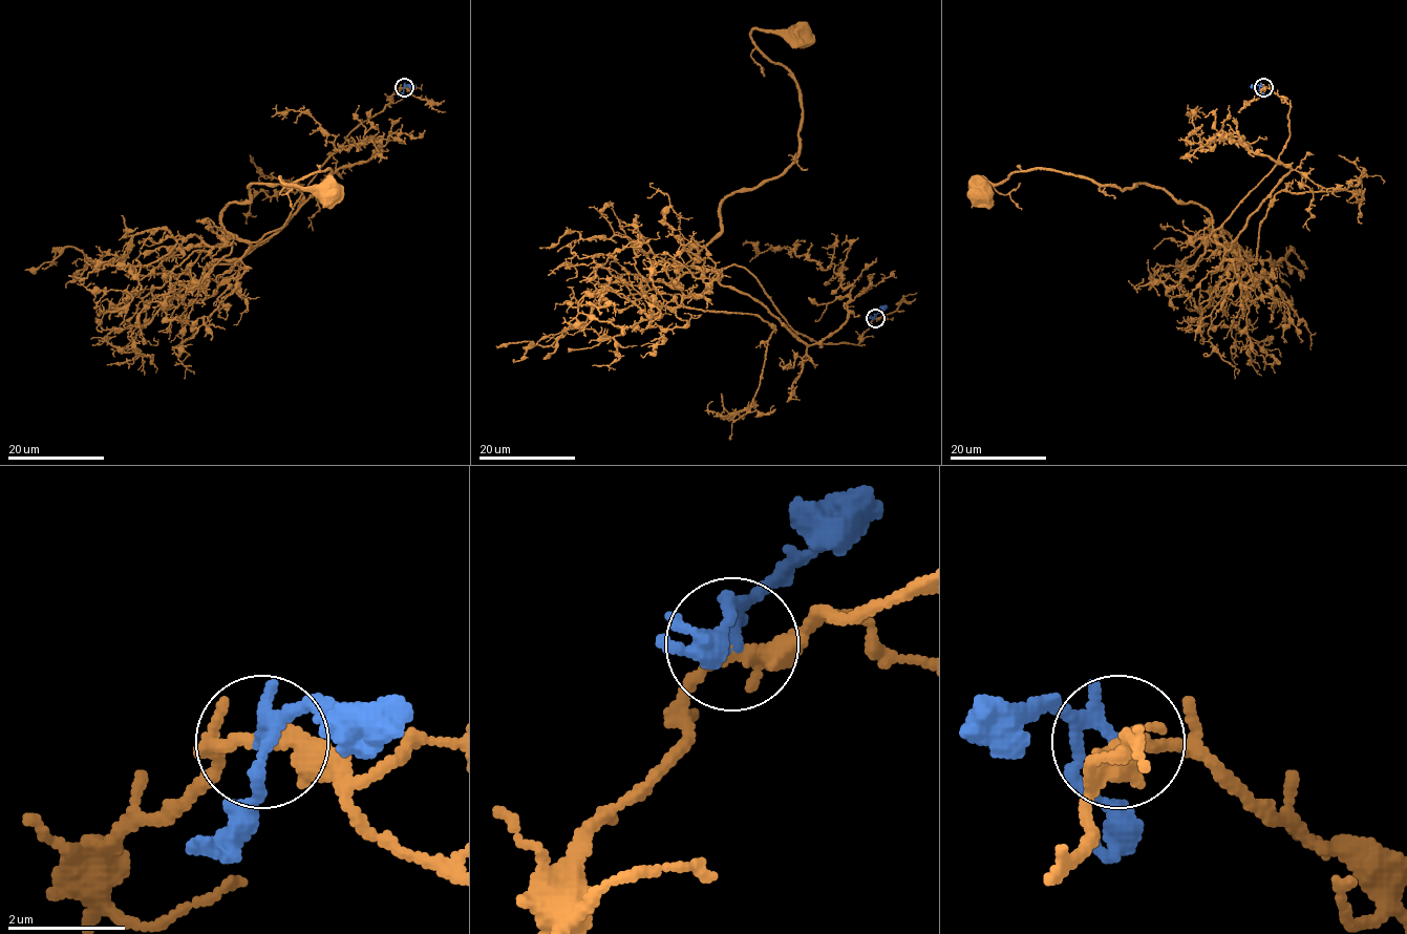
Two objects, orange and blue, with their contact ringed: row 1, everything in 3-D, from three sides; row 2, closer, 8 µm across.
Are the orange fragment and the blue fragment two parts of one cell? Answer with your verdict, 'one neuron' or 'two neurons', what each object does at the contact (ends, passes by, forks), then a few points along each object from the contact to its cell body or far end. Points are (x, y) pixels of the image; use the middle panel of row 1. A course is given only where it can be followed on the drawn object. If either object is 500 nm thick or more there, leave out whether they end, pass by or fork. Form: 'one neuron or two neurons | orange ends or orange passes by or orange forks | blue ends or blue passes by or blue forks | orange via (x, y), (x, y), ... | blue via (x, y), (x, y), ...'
one neuron | orange passes by | blue passes by | orange via (875, 317), (818, 344), (751, 274), (693, 267), (723, 202), (795, 158), (798, 85), (750, 35), (800, 30) | blue via (875, 317), (888, 306)

